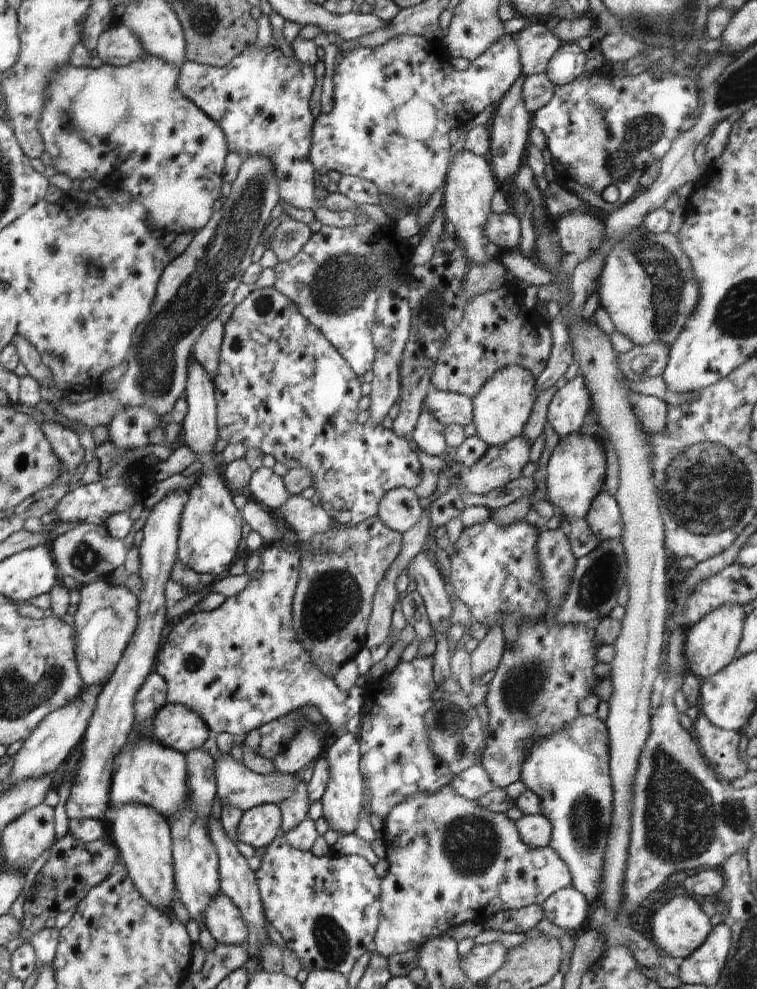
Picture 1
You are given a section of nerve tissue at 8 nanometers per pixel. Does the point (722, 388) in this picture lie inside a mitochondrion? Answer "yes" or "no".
no

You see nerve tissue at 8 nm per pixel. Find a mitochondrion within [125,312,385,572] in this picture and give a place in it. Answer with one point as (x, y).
(238, 342)

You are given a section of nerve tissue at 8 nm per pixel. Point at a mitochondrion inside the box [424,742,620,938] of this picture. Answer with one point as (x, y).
(472, 841)

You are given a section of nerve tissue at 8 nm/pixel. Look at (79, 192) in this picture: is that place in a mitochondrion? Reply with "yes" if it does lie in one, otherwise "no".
no

